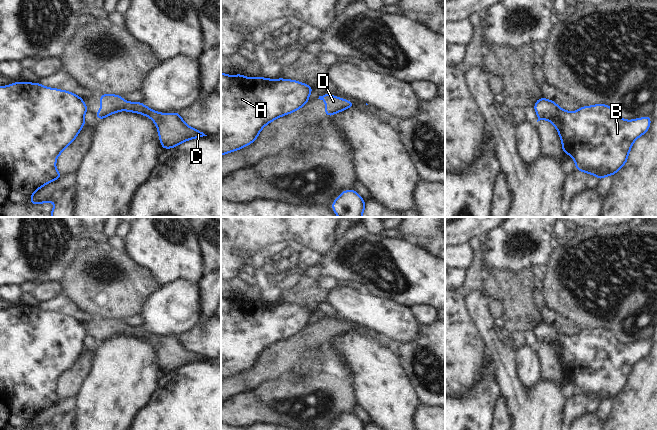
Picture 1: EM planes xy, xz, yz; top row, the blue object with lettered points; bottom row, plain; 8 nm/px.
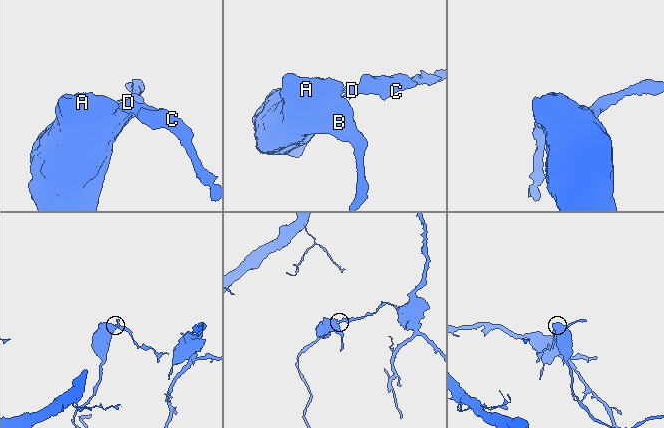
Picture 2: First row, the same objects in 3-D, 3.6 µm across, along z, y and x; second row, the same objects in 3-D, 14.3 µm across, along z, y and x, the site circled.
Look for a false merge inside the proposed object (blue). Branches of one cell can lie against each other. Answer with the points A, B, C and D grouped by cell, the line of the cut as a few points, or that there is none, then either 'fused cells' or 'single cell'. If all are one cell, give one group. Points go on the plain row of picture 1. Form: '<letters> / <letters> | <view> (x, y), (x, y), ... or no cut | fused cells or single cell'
A B / C D | xy (86, 332), (87, 334) | fused cells

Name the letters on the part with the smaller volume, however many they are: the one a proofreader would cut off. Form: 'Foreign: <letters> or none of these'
Foreign: C, D

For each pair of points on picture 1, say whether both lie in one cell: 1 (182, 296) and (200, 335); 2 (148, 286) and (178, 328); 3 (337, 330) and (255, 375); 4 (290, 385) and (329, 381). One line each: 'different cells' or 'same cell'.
1: different cells
2: different cells
3: same cell
4: same cell

